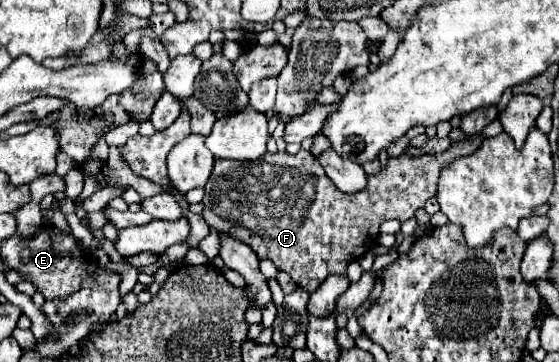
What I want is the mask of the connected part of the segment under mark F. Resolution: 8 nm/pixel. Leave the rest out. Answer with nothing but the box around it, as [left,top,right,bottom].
[202,136,482,292]

